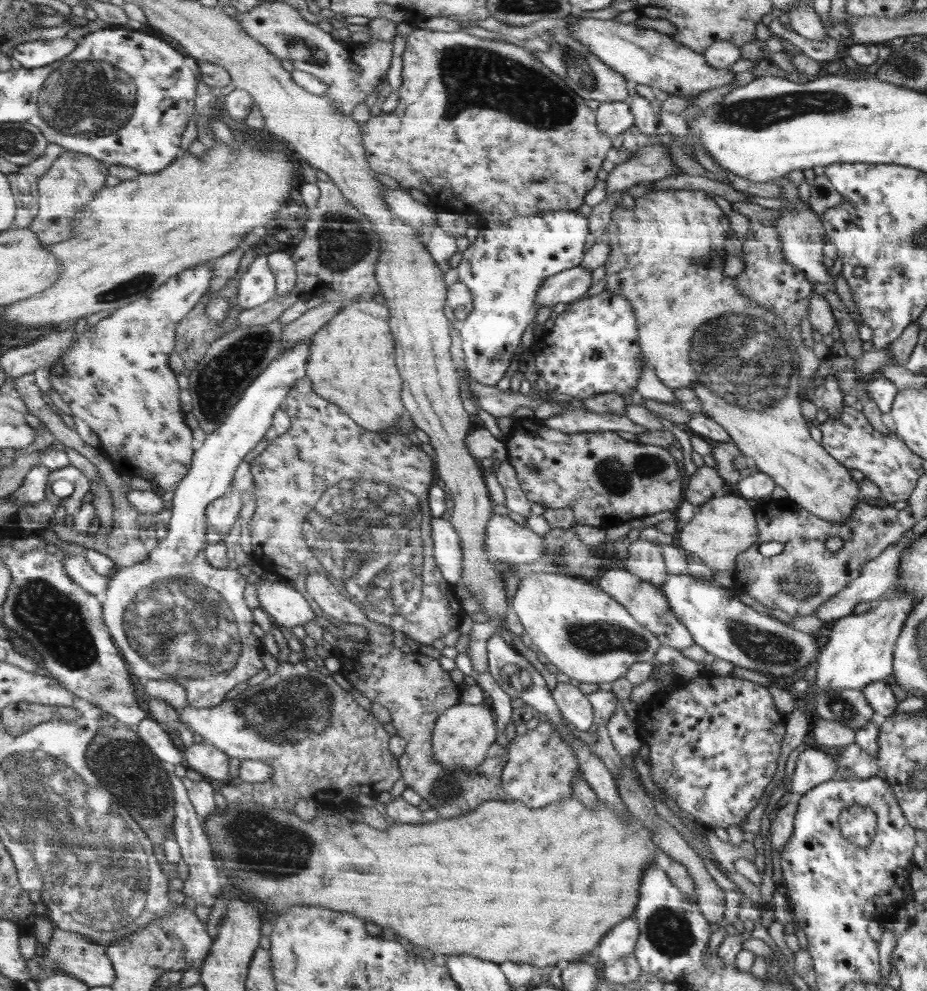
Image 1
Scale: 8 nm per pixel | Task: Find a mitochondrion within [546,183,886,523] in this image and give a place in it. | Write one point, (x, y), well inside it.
(742, 358)

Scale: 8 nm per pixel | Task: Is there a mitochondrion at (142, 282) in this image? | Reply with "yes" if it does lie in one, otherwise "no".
yes

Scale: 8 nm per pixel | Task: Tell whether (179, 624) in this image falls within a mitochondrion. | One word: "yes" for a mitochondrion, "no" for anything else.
yes

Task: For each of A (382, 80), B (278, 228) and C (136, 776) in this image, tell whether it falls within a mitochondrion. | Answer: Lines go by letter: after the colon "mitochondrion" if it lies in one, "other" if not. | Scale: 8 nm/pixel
A: other
B: other
C: mitochondrion

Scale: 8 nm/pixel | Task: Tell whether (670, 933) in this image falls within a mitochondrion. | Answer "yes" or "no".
yes

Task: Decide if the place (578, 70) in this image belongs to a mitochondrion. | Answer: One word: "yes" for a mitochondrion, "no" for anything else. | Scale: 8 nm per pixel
yes

